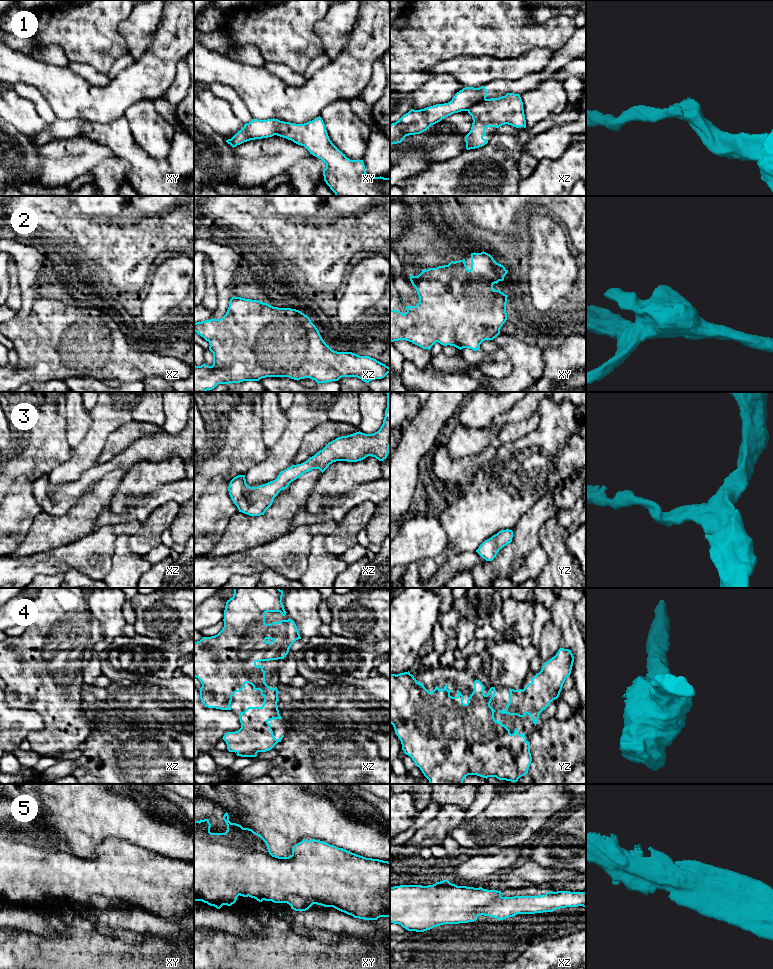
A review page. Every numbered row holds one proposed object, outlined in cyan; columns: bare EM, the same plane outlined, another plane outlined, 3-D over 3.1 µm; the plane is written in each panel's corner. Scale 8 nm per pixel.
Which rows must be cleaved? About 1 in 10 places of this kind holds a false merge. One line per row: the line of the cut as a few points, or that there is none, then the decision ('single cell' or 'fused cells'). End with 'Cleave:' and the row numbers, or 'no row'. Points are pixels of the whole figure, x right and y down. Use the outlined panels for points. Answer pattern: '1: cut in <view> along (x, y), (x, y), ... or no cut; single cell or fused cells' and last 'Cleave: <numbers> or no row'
1: cut in xz along (485, 98), (475, 102), (467, 110); fused cells
2: no cut; single cell
3: no cut; single cell
4: no cut; single cell
5: no cut; single cell
Cleave: 1

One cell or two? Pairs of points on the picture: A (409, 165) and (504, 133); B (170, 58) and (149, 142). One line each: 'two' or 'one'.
A: two
B: two

